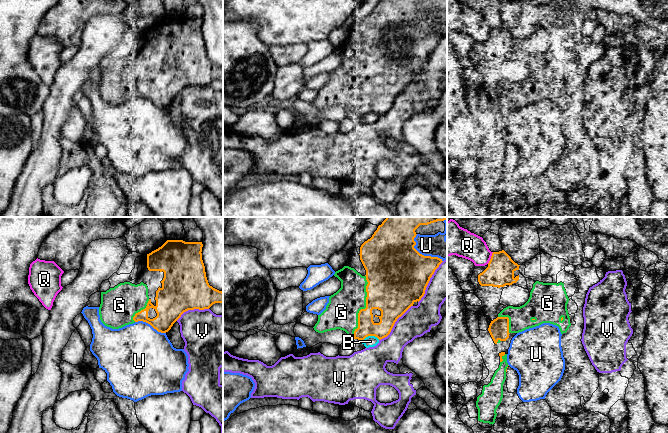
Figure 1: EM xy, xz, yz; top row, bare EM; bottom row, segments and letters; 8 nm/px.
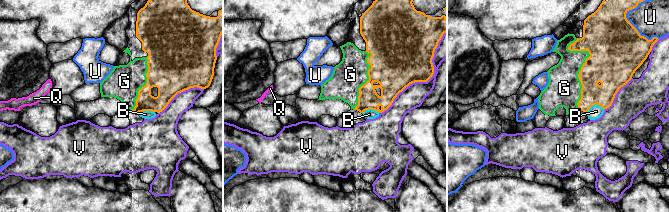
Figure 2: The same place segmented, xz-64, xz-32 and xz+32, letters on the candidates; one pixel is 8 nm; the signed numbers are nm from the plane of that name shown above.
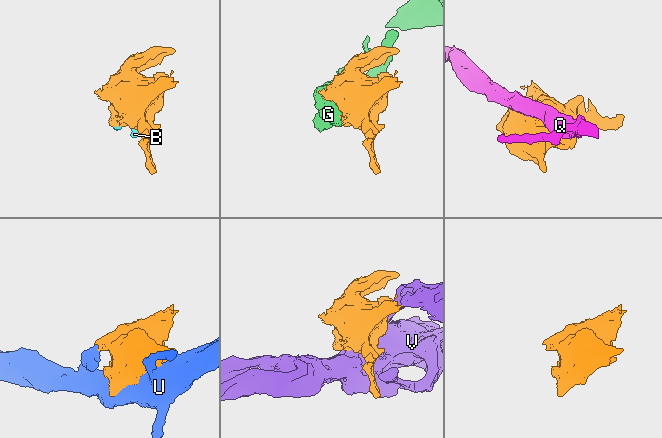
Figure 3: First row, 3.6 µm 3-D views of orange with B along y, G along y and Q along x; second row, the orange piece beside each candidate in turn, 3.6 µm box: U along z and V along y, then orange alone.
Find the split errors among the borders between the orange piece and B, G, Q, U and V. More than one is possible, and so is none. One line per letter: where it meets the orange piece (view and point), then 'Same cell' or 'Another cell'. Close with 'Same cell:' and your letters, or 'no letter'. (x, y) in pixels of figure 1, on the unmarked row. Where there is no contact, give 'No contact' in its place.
B: Touches orange at xz (370, 111). Another cell
G: Touches orange at xz (365, 84). Same cell
Q: Touches orange at yz (491, 34). Another cell
U: Touches orange at xz (421, 30). Another cell
V: Touches orange at xz (428, 58). Another cell
Same cell: G

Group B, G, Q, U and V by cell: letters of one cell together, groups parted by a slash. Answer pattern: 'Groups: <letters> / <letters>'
Groups: B / G / Q / U / V

